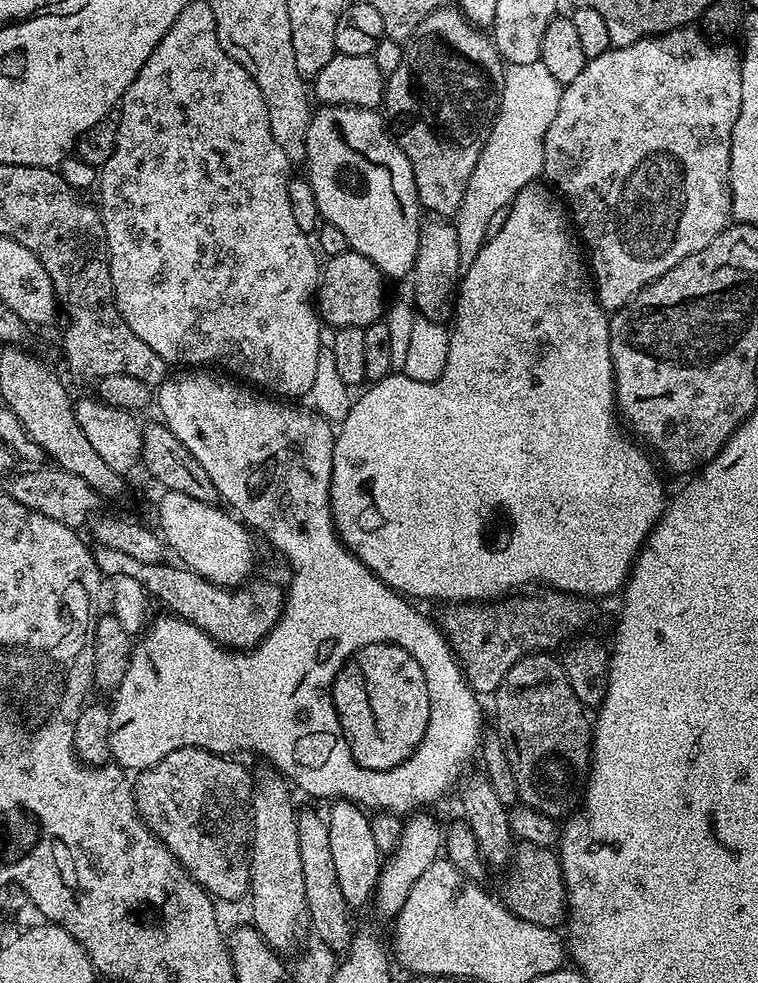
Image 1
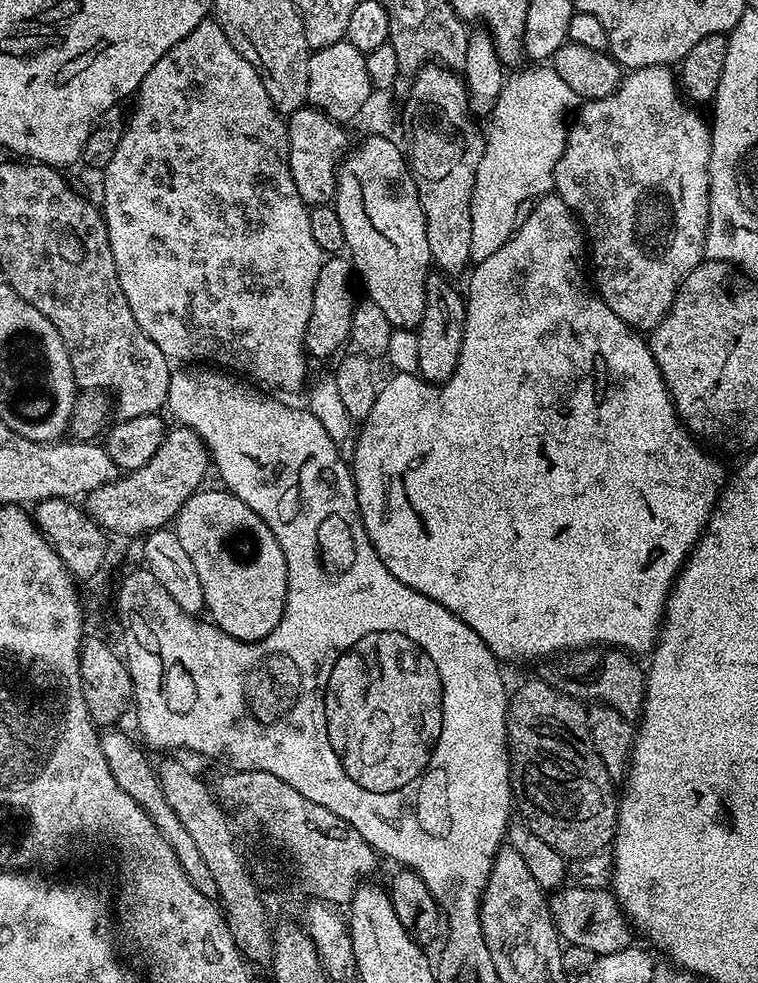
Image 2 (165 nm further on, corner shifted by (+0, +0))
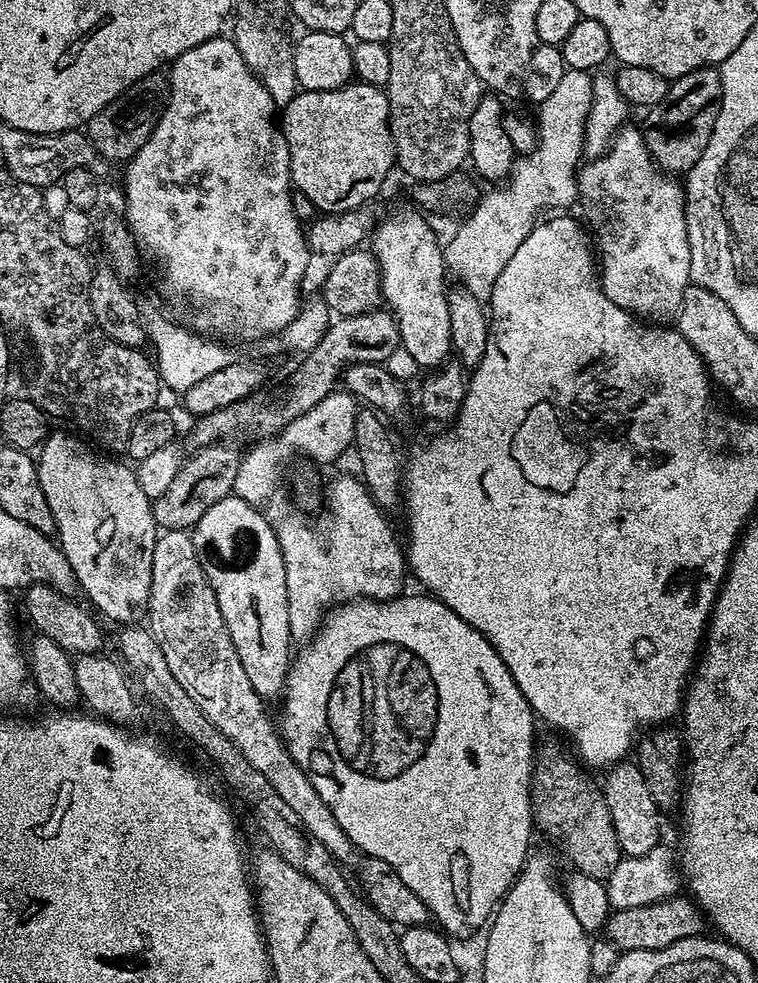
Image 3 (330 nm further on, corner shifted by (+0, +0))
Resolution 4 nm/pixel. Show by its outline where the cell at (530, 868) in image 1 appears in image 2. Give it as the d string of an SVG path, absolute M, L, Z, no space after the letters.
M564 886L551 893L550 903L553 922L565 945L586 946L586 950L594 950L597 956L605 956L633 943L634 929L608 888Z

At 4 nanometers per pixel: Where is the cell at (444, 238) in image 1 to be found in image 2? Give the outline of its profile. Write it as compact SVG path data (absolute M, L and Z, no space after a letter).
M443 274L429 275L426 282L426 310L422 322L415 329L418 340L417 373L421 380L427 380L429 384L441 385L456 373L462 350L466 296L452 284L455 283Z

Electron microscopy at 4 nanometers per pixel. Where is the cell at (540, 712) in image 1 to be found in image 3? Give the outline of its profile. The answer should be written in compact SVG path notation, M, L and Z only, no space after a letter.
M539 741L534 752L534 760L539 770L532 773L532 822L537 829L540 828L548 836L560 840L560 848L568 855L571 867L582 874L590 874L590 878L607 881L610 874L614 874L614 866L622 858L618 846L618 834L614 834L614 818L610 818L610 810L604 801L604 793L590 777L584 776L585 769L581 761L567 747L559 744L561 741Z

